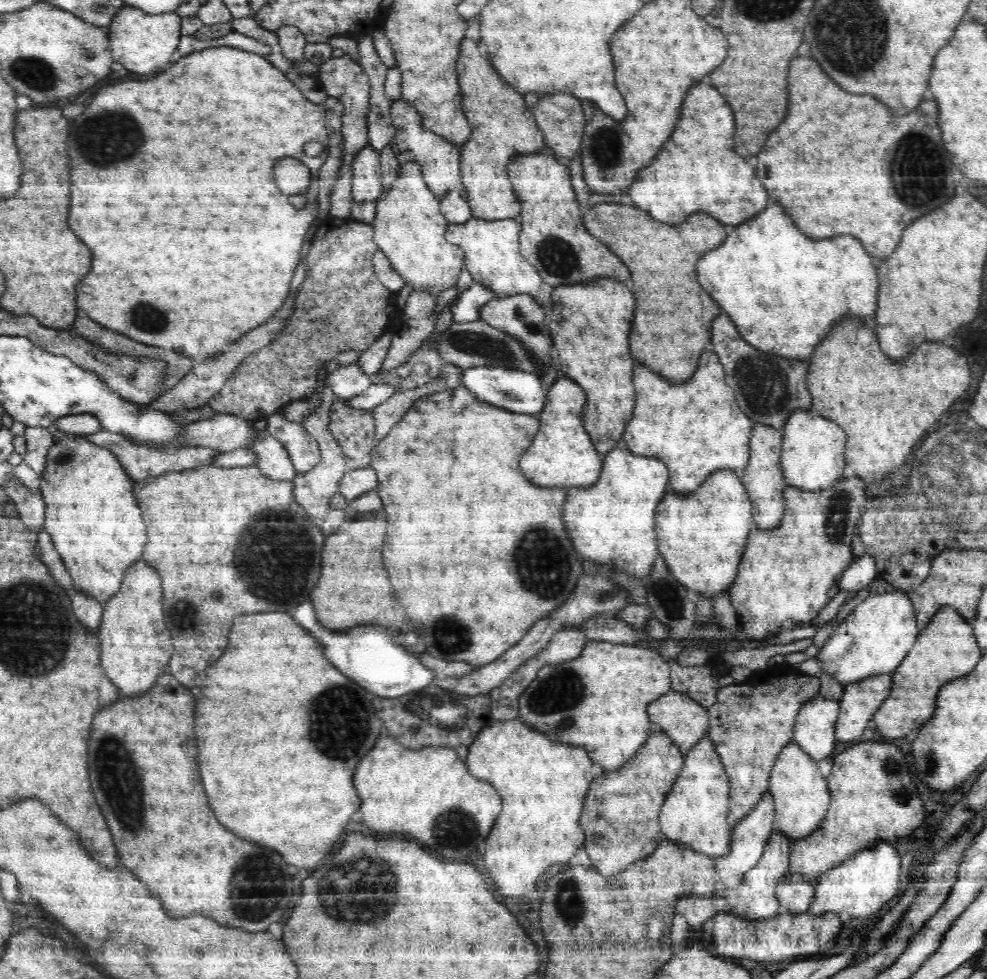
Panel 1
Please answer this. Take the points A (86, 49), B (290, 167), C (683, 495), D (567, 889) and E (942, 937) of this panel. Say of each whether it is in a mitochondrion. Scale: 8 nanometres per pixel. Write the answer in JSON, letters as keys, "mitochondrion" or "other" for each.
{"A":"mitochondrion","B":"mitochondrion","C":"other","D":"mitochondrion","E":"other"}

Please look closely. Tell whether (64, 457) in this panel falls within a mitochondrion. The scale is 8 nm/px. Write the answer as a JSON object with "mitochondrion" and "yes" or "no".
{"mitochondrion":"yes"}

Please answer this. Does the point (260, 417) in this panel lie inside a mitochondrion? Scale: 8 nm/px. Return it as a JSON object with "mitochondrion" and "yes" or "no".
{"mitochondrion":"no"}

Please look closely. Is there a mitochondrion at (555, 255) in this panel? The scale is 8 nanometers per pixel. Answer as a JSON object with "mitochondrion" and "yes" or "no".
{"mitochondrion":"yes"}

